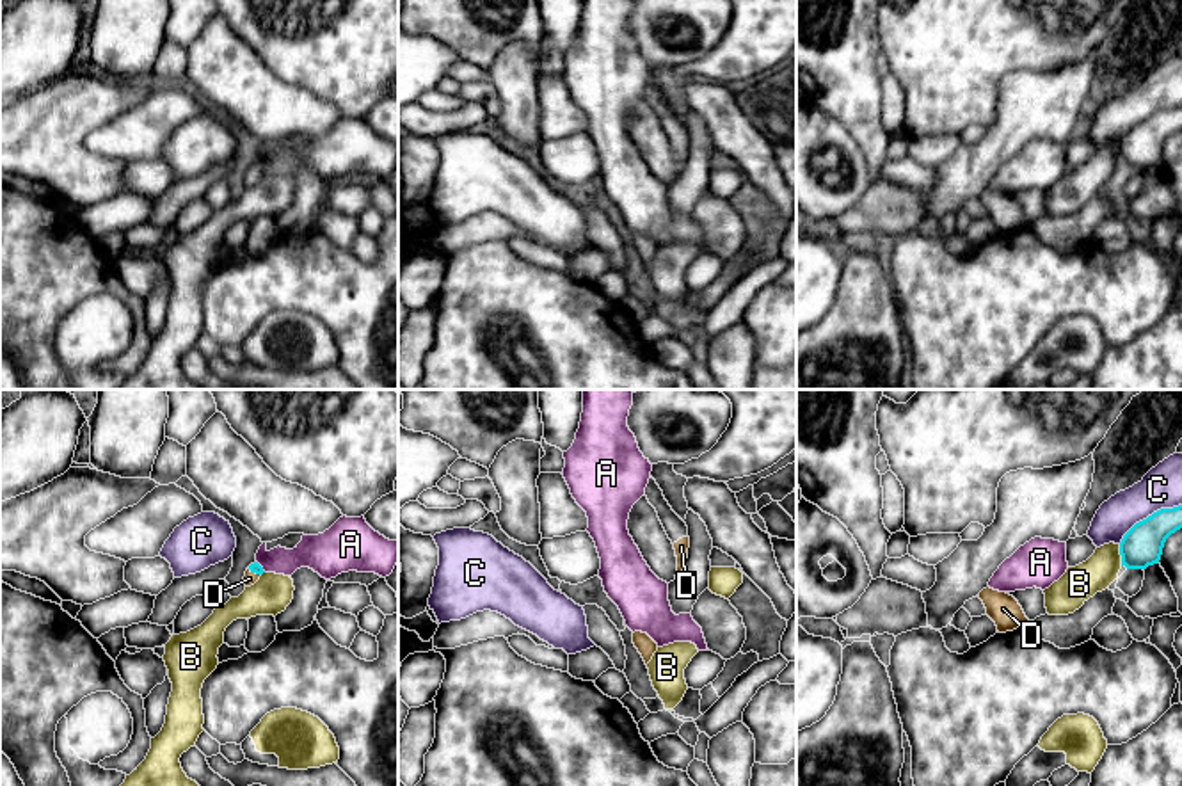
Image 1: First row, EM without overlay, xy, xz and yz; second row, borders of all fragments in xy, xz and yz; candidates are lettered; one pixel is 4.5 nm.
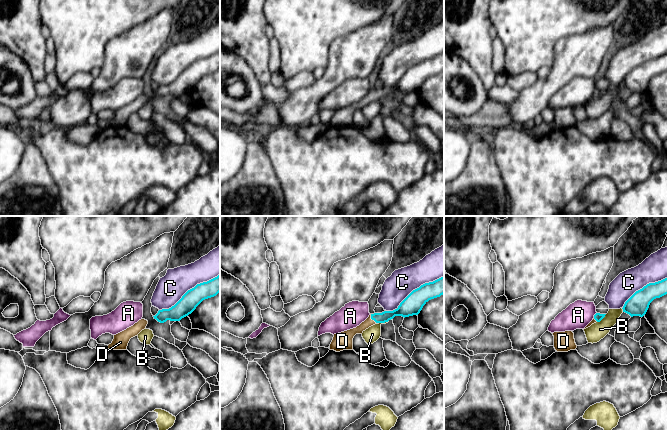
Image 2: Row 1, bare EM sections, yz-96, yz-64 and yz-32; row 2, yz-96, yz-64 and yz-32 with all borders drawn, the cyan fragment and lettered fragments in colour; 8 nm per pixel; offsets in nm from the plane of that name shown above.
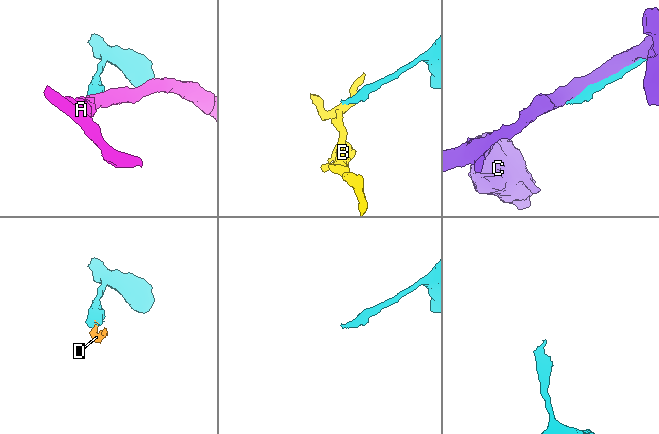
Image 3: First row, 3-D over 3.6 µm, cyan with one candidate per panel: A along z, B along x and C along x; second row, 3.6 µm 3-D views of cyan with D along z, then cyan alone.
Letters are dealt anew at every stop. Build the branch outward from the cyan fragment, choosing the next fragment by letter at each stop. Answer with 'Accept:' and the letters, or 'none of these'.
Accept: D

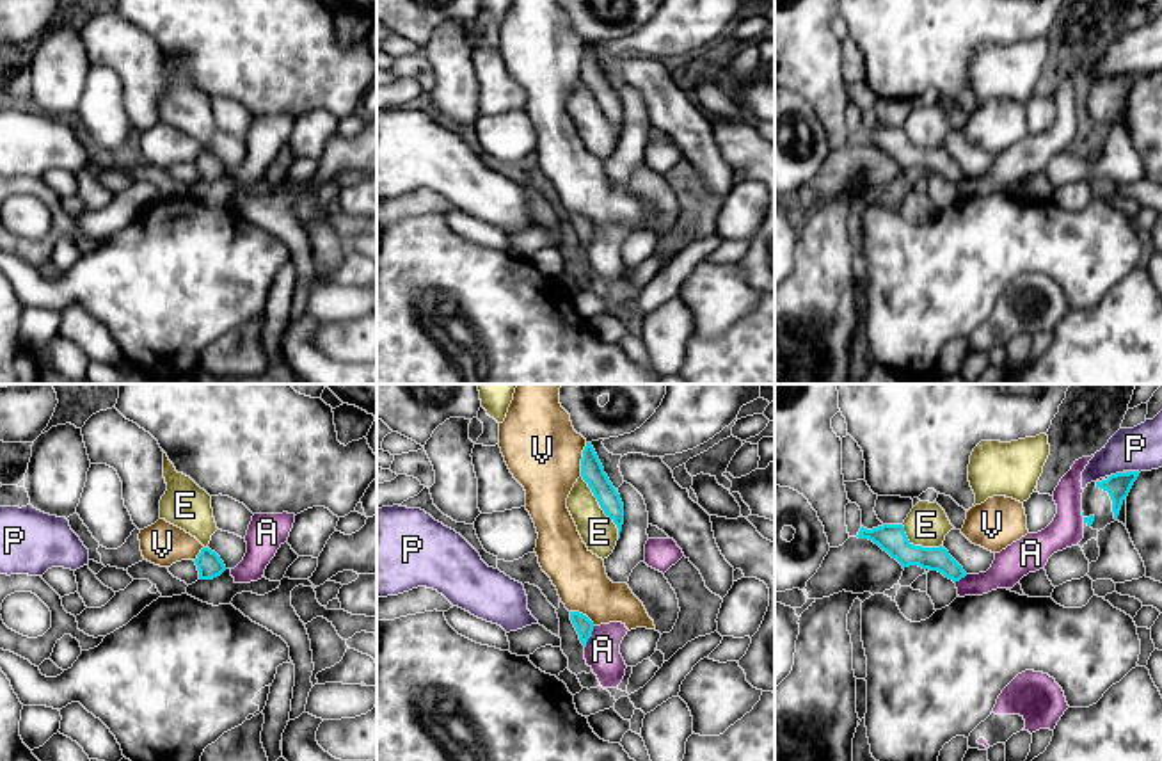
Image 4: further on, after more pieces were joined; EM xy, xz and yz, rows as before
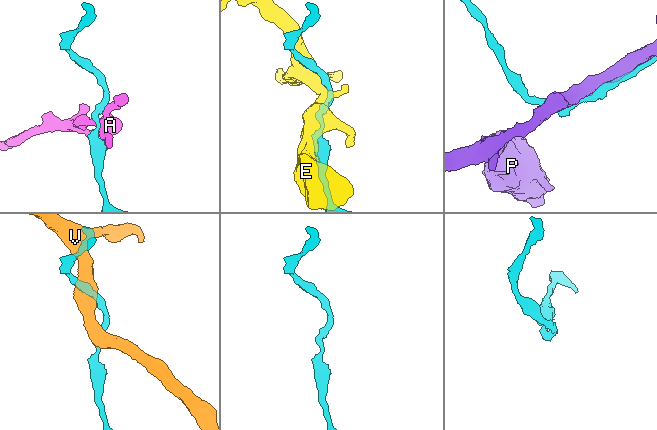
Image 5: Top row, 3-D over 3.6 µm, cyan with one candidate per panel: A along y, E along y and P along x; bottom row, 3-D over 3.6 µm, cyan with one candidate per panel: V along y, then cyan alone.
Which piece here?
Accept: none of these

